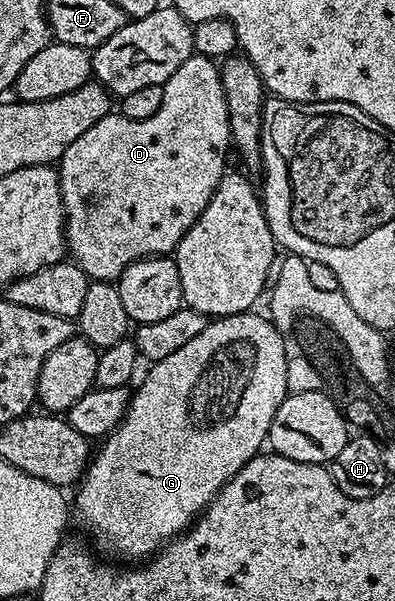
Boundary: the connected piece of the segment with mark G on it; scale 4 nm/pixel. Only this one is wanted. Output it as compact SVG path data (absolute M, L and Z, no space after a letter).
M245 313L242 315L222 315L213 318L198 333L198 337L193 337L182 349L170 353L170 357L162 357L162 361L151 364L147 369L148 376L140 383L137 391L131 392L128 400L128 414L116 430L112 431L95 448L94 454L88 460L88 468L84 470L84 477L80 480L76 491L76 503L74 499L74 515L80 518L80 523L96 538L96 543L109 555L107 558L128 559L124 561L144 561L156 554L166 541L171 541L178 535L184 534L202 512L214 501L214 497L220 492L235 475L251 461L255 455L261 454L265 446L268 430L272 424L274 413L278 413L278 405L290 393L286 385L286 365L290 358L290 351L284 348L285 336L272 322L271 318L263 314Z

